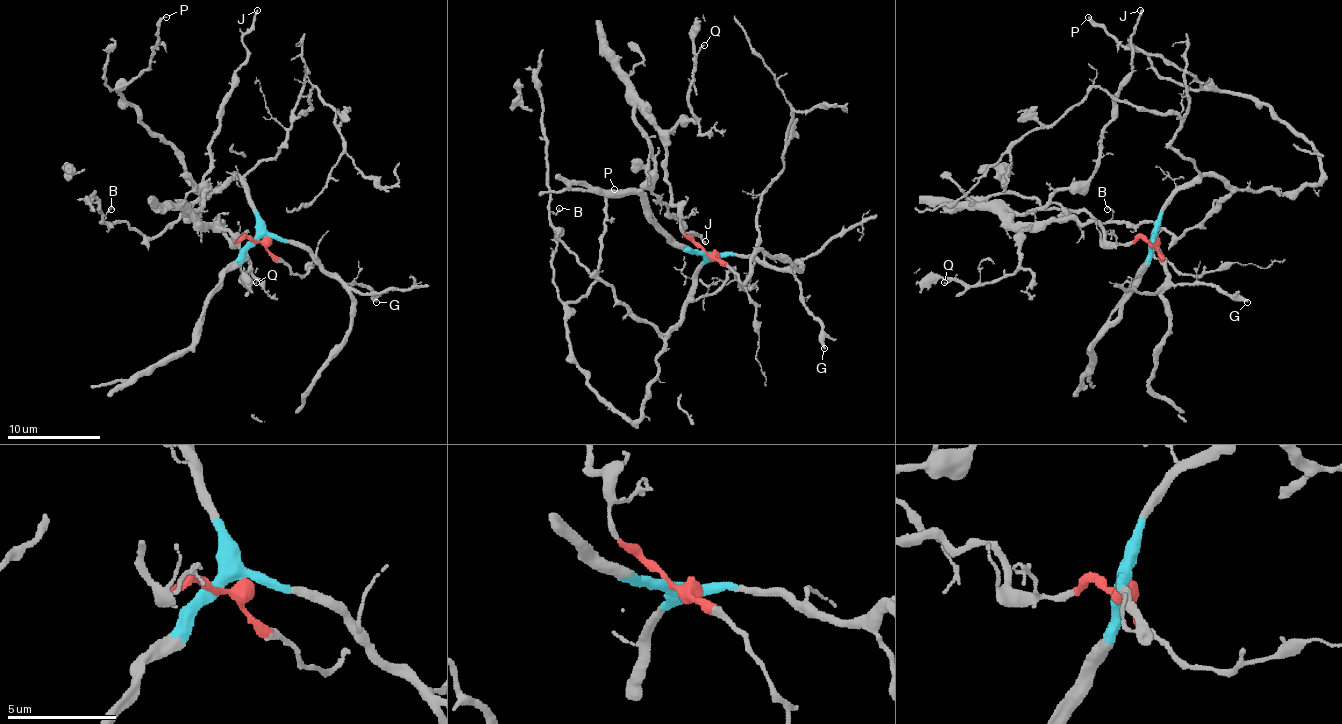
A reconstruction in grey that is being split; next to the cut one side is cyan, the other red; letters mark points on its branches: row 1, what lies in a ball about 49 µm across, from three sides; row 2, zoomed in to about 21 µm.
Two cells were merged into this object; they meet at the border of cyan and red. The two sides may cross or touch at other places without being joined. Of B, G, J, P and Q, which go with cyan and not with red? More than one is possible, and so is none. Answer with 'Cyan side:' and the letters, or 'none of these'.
Cyan side: B, G, P

